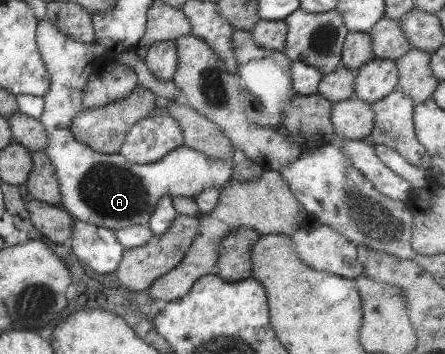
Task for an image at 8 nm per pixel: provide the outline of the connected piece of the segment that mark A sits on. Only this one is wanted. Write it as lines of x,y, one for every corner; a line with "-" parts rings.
46,19
37,22
35,42
50,78
38,119
48,139
44,150
58,179
59,206
73,219
113,231
131,225
146,225
160,198
182,196
192,201
206,187
222,189
231,179
234,158
208,158
206,154
183,145
162,155
154,163
140,165
128,161
119,153
96,153
86,144
75,140
70,124
83,107
82,90
99,60
92,55
90,43
78,43
58,31

